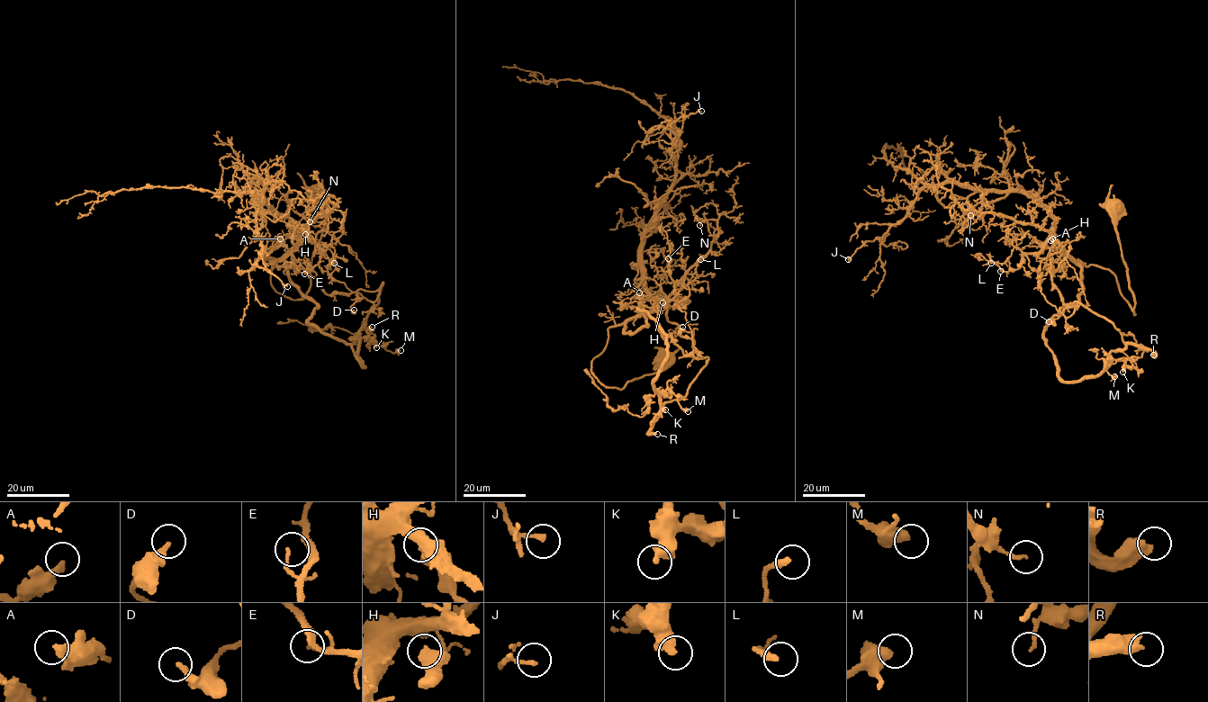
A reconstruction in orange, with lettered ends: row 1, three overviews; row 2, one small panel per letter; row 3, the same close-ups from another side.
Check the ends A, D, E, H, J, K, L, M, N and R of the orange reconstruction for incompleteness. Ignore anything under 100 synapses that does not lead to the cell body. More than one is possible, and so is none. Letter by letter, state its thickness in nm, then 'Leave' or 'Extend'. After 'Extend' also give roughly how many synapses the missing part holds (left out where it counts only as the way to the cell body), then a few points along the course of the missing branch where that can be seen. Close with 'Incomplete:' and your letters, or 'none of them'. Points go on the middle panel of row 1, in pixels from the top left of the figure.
A: Thickness 360 nm. Leave
D: Thickness 300 nm. Leave
E: Thickness 140 nm. Leave
H: Thickness 500 nm. Leave
J: Thickness 190 nm. Leave
K: Thickness 320 nm. Leave
L: Thickness 280 nm. Leave
M: Thickness 500 nm. Leave
N: Thickness 140 nm. Leave
R: Thickness 500 nm. Extend. Roughly 750 synapses
Incomplete: R

